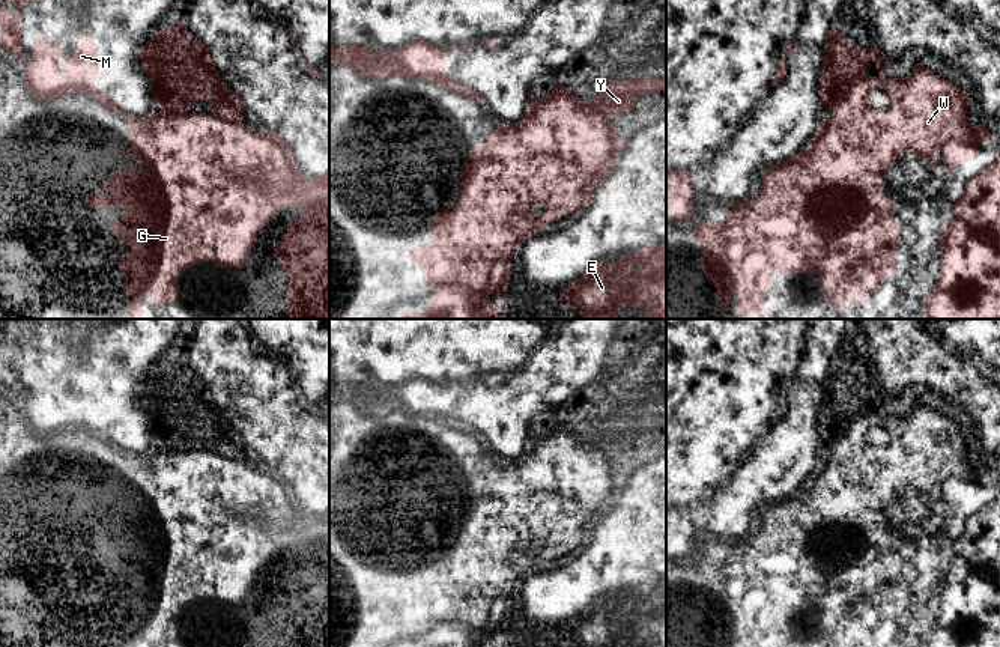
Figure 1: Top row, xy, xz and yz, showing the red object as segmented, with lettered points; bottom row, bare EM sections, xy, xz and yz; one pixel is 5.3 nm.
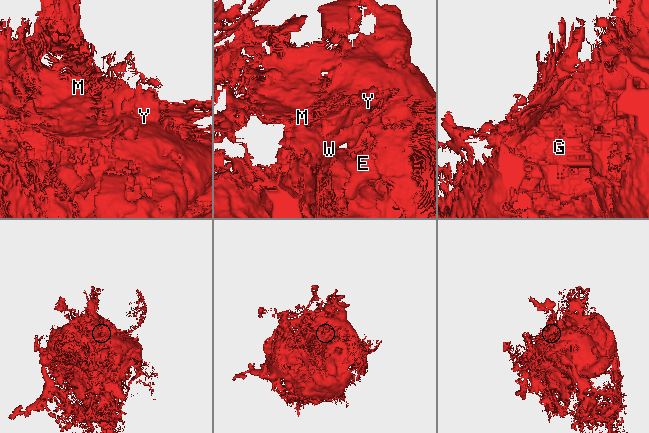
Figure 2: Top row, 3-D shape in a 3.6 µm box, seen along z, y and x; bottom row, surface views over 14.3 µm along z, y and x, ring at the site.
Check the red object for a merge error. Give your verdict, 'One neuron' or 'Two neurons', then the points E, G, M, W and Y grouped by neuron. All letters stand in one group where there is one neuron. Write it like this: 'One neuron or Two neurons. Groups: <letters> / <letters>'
One neuron. Groups: E G M W Y

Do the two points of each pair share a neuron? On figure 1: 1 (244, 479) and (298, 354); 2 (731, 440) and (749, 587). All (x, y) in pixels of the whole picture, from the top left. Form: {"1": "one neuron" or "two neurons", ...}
{"1": "two neurons", "2": "two neurons"}

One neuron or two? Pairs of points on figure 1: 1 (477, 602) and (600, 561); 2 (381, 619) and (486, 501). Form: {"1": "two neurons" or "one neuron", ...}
{"1": "two neurons", "2": "one neuron"}

